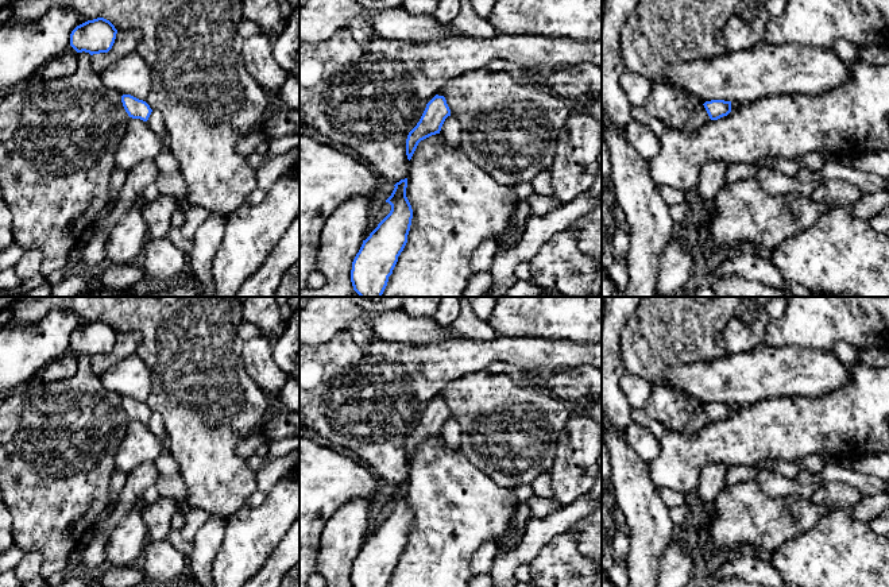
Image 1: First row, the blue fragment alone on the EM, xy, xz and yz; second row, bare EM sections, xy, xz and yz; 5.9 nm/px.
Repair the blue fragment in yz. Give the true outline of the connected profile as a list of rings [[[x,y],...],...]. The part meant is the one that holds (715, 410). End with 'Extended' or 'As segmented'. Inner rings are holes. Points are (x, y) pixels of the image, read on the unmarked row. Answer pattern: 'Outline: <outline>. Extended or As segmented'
Outline: [[[724,402],[706,403],[703,408],[695,409],[689,422],[681,432],[689,436],[695,435],[703,430],[711,422],[718,422],[723,418],[727,418],[730,414],[731,403]]]. Extended

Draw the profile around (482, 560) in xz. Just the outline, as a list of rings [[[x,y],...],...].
[[[488,541],[483,544],[471,559],[471,571],[474,576],[490,572],[492,560],[498,553],[498,544],[494,541]]]

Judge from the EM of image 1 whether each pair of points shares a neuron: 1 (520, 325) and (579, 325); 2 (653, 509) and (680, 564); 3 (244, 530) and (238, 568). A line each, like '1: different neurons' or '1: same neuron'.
1: same neuron
2: different neurons
3: same neuron

